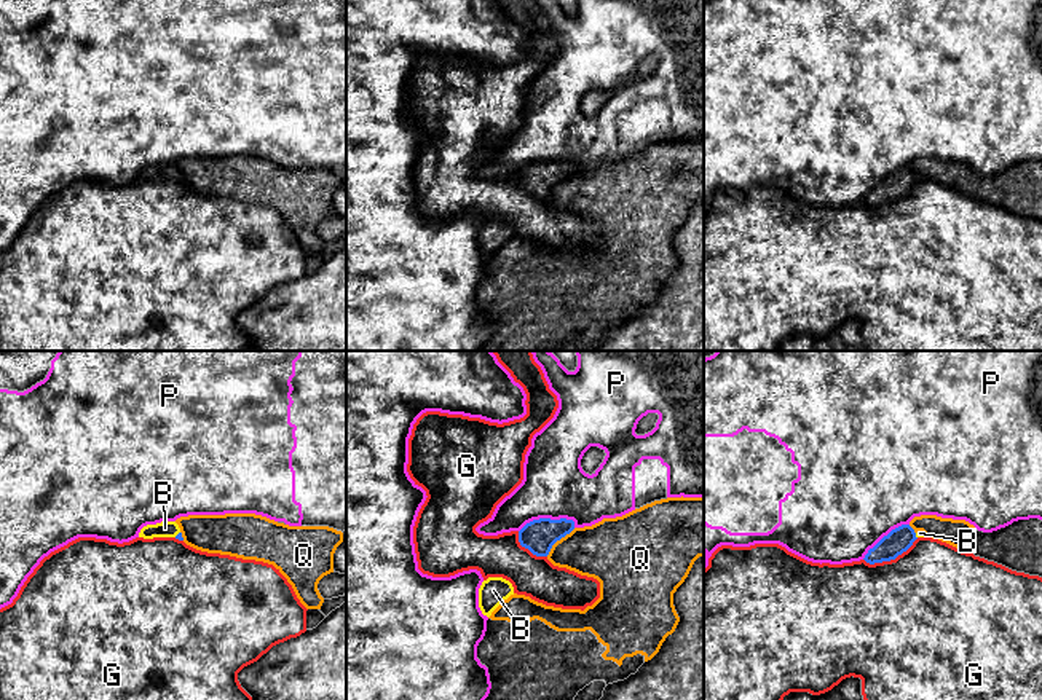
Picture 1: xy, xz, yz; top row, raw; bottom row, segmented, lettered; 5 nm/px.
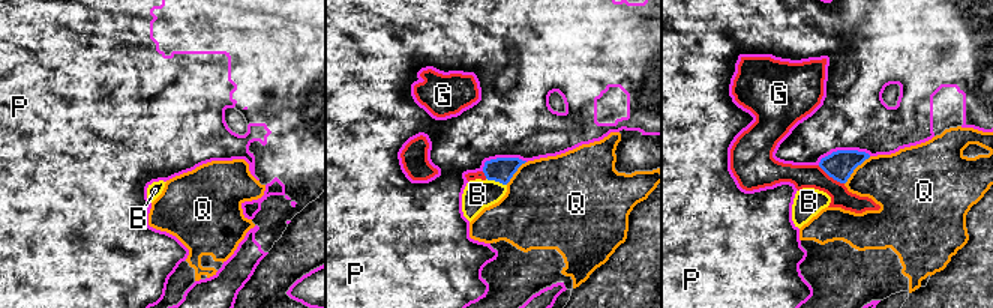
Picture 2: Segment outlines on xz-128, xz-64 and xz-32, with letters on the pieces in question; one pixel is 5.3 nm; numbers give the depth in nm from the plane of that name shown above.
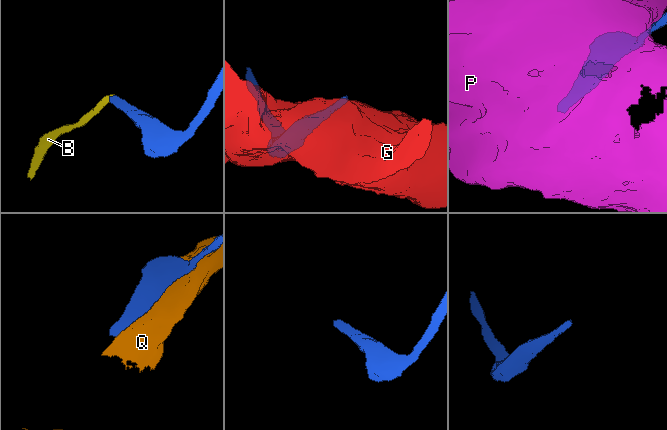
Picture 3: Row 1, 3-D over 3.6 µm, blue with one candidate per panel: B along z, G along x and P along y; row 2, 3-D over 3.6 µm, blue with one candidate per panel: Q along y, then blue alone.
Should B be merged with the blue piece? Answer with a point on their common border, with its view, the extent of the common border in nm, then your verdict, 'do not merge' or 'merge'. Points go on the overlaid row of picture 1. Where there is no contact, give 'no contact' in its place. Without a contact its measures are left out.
meets blue in xy at (177, 534); contact 40 nm long; merge

